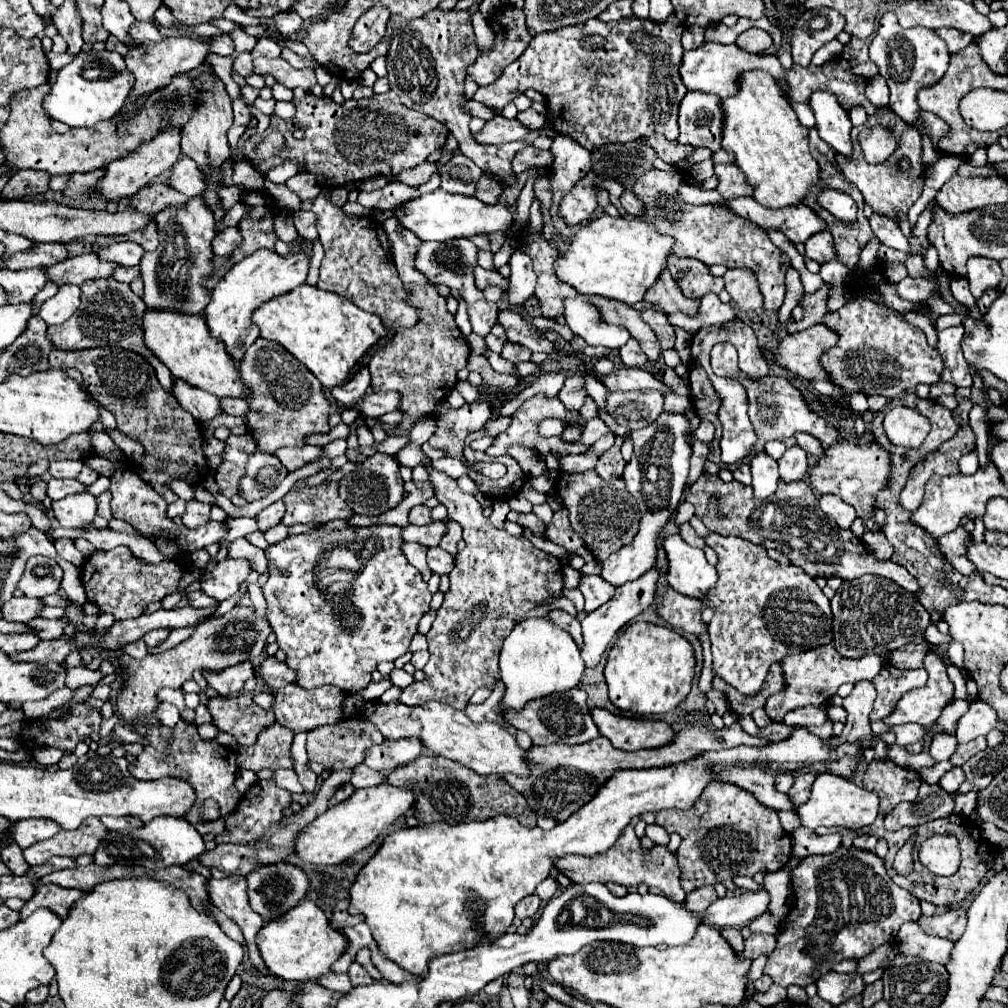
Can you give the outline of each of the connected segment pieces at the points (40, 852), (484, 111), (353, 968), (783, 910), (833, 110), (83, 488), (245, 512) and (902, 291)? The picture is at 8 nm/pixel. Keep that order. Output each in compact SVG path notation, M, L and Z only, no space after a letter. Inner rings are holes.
M90 817L74 831L60 831L52 839L34 843L32 847L24 849L24 857L30 865L44 865L54 855L78 857L84 853L94 853L106 835L108 829L104 823L98 817Z
M470 101L470 113L472 113L474 117L482 117L482 119L486 119L486 121L490 121L494 115L500 115L498 111L490 111L490 107L480 105L478 101Z
M354 961L354 963L350 965L348 975L350 975L350 979L352 979L352 985L362 985L362 983L372 983L372 981L374 981L374 979L370 977L370 973L368 973L358 961Z
M784 869L774 871L774 873L766 873L764 877L764 887L770 893L770 905L768 911L772 917L776 917L778 921L782 921L789 912L789 907L786 907L786 899L790 895L790 877Z
M814 91L810 97L810 107L816 115L816 127L820 137L830 143L838 153L850 157L852 155L852 139L850 139L850 117L840 107L838 99L826 91Z
M50 479L48 481L48 497L52 501L62 499L66 495L74 495L74 493L86 493L88 485L76 481L76 479Z
M216 493L214 495L216 497L216 503L230 515L230 517L252 517L252 519L256 519L256 515L260 513L258 509L258 505L256 505L256 501L252 501L252 503L246 503L244 507L234 507L232 503L230 503L230 499L226 499L224 495L220 495L220 493Z
M904 277L894 287L896 287L896 293L902 299L912 301L912 303L926 301L932 291L938 291L938 283L936 281L922 281L922 279L912 279L912 277Z

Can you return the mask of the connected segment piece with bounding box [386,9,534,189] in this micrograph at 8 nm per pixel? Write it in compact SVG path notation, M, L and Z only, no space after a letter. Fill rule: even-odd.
M434 9L422 19L408 21L406 25L402 25L402 29L398 29L398 33L394 33L390 51L386 55L390 89L410 109L426 113L444 123L454 133L460 151L470 157L486 175L498 179L502 187L508 189L516 185L516 173L512 171L514 155L518 153L518 149L534 143L534 139L530 137L530 141L514 141L504 145L482 145L472 137L468 129L472 115L464 111L464 105L468 103L468 99L464 99L464 77L468 65L472 65L476 57L478 49L474 43L474 31L468 11L454 13Z

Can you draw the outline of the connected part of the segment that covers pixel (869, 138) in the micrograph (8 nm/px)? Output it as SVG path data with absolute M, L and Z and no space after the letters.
M874 127L868 131L862 129L858 141L862 145L866 161L870 161L870 163L882 163L896 149L896 141L894 141L892 133L882 127Z

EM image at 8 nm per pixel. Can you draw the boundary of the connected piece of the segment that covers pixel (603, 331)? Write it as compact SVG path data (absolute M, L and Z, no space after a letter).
M580 297L566 299L566 323L588 345L602 345L606 349L620 349L630 339L630 333L618 325L604 323L596 307Z

